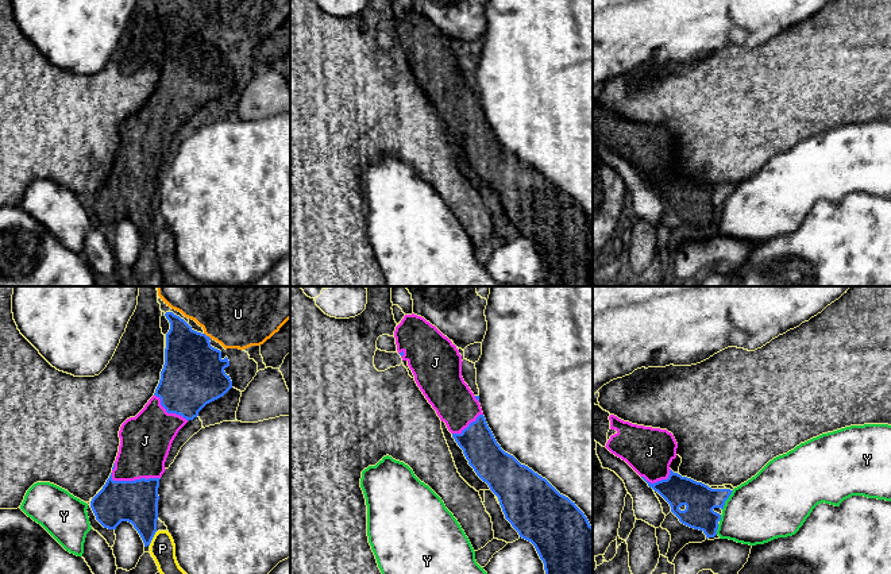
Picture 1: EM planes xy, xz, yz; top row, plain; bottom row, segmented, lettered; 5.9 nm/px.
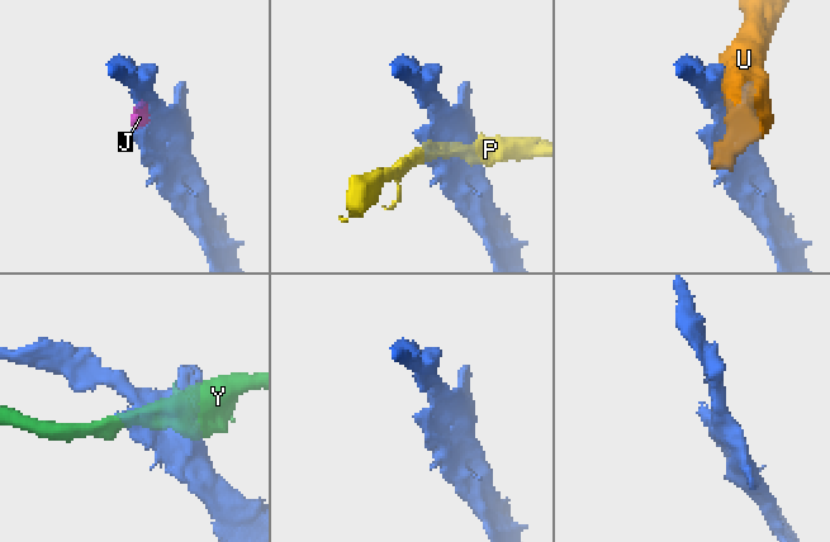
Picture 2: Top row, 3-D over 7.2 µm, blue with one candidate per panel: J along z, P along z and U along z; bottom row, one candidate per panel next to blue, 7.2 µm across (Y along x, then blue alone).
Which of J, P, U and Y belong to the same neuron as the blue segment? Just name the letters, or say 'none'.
J

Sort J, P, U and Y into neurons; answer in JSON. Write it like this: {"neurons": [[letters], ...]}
{"neurons": [["J"], ["P"], ["U"], ["Y"]]}

